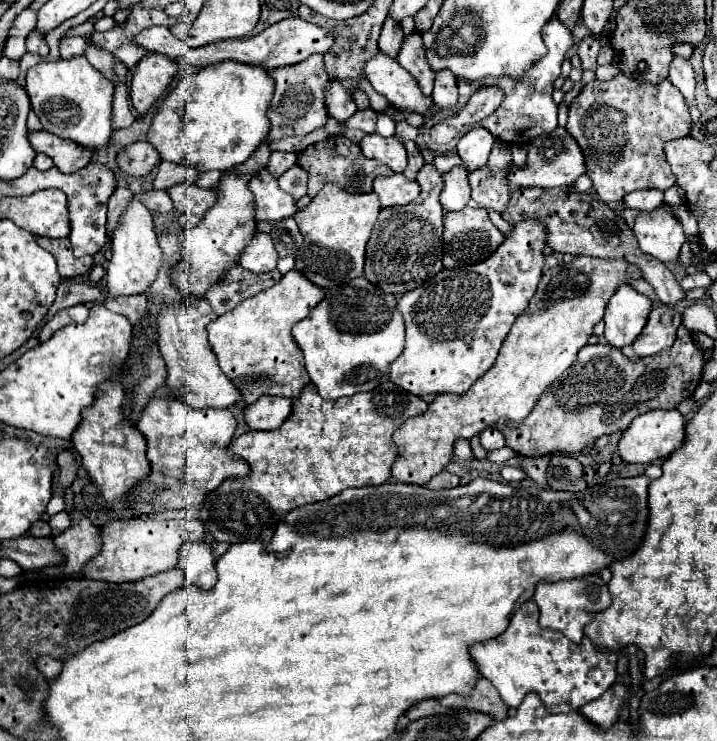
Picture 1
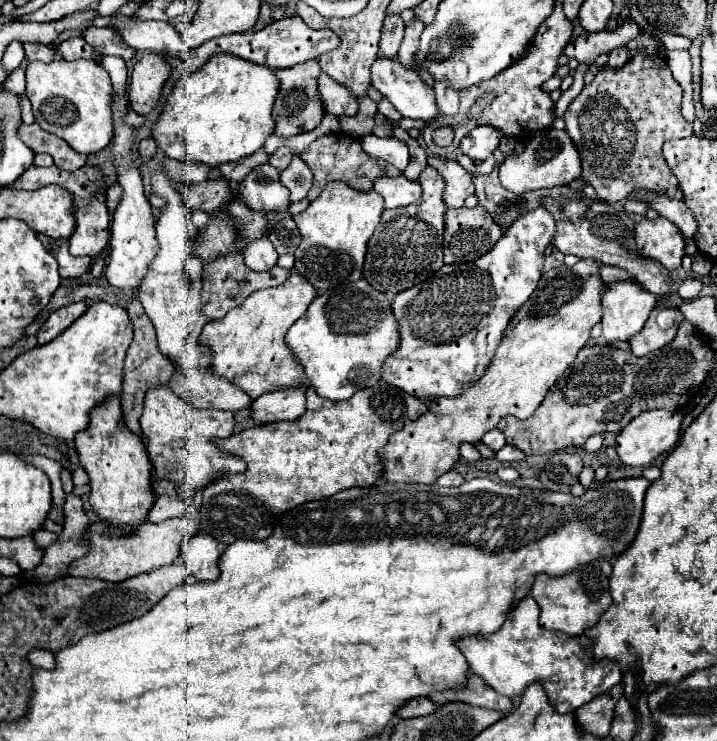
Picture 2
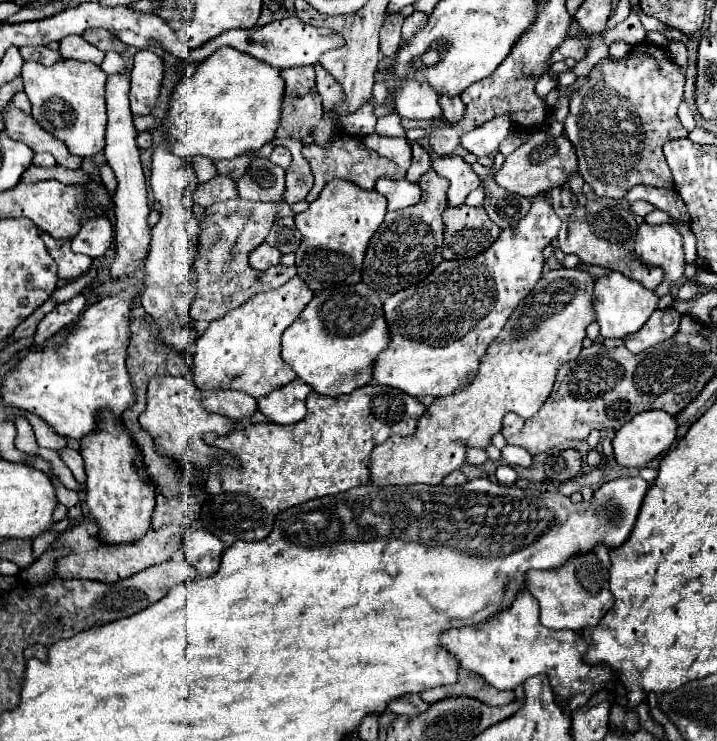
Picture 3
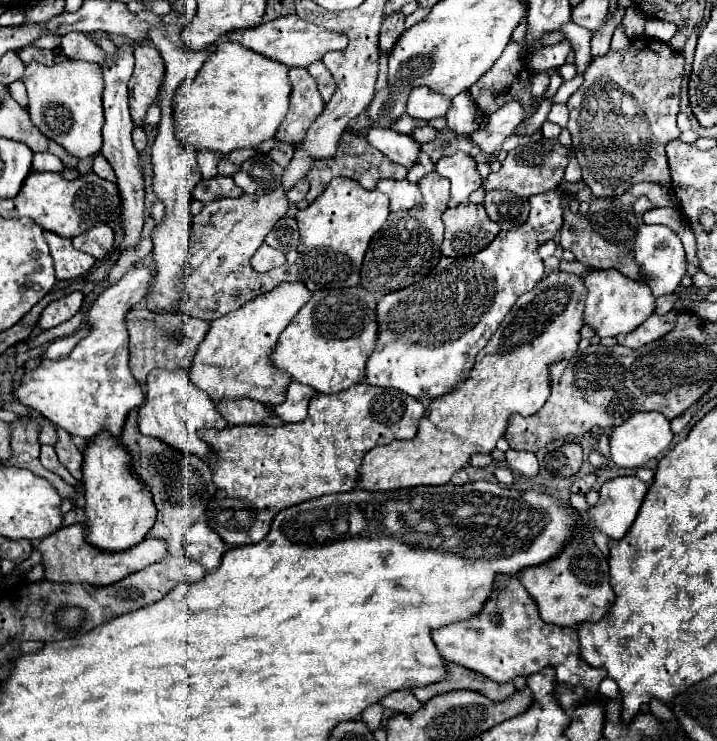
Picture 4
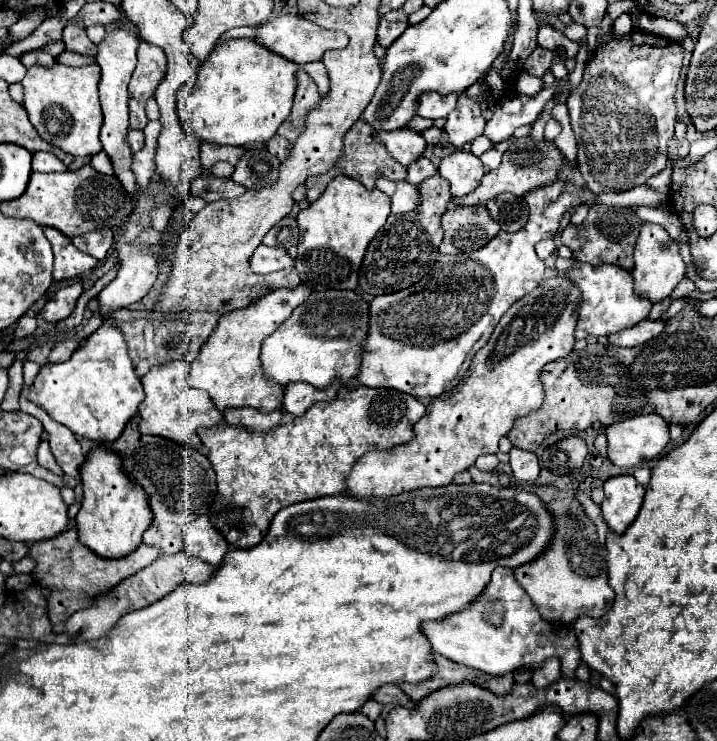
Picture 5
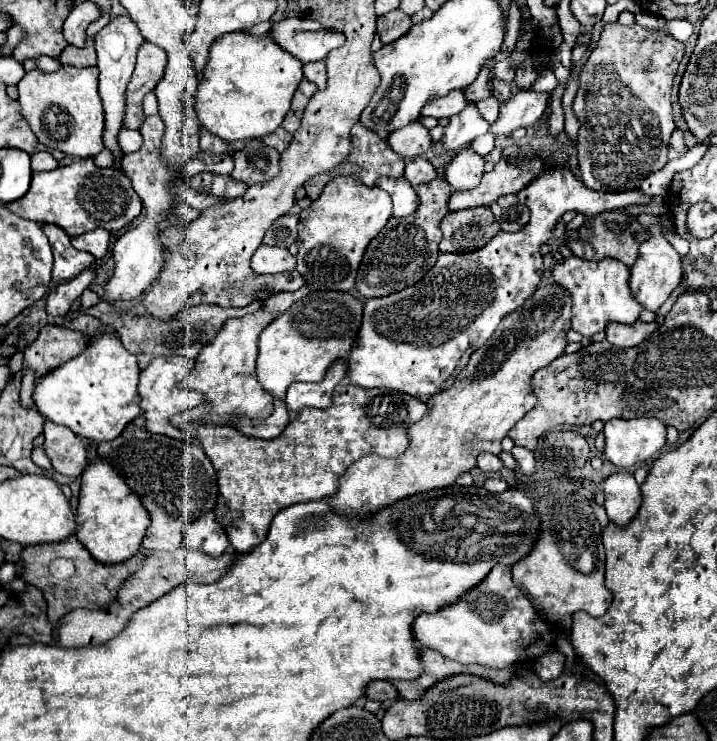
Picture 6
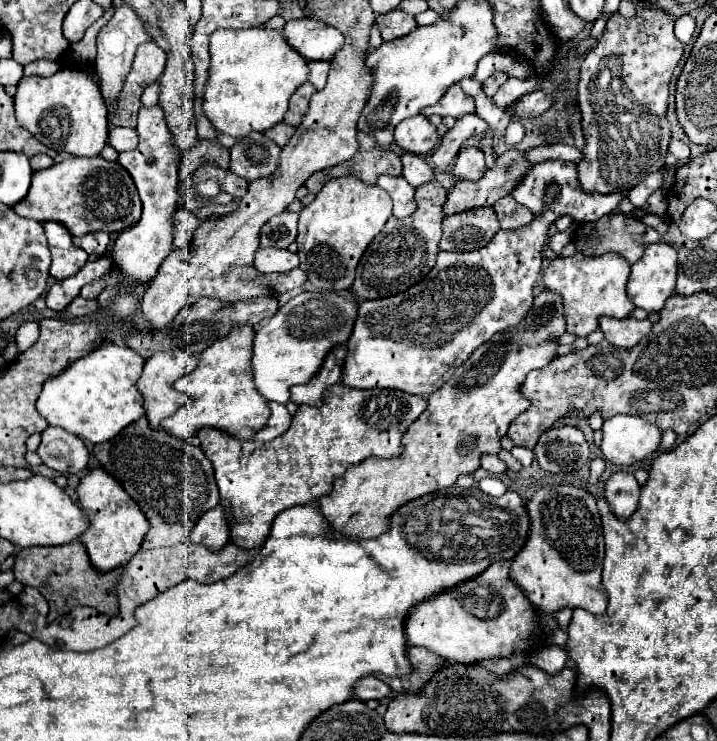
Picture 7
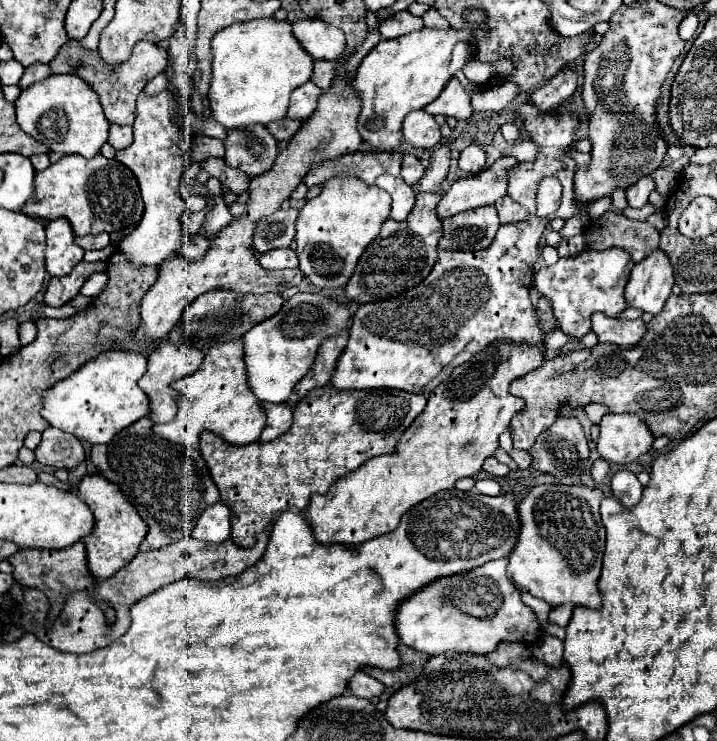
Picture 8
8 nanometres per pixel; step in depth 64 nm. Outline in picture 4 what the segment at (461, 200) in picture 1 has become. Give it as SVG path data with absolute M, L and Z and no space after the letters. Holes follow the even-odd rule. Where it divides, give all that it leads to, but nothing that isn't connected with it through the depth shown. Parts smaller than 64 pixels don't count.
M462 150L440 158L436 162L436 172L442 178L448 178L452 182L452 190L450 190L452 202L450 204L462 204L482 184L482 176L478 172L476 160Z

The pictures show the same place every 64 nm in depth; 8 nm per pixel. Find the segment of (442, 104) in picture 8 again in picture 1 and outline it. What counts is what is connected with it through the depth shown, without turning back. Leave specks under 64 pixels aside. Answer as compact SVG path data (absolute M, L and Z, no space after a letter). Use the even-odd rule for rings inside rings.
M378 52L372 60L368 60L364 72L374 90L386 96L394 108L430 116L430 110L434 106L432 98L422 94L416 78L410 76L394 58Z

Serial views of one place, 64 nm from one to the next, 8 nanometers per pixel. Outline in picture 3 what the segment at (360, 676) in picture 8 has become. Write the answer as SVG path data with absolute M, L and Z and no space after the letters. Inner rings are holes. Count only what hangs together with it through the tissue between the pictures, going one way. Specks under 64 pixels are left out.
M406 694L388 702L388 710L398 716L416 716L416 714L426 712L428 706L430 704L426 704L418 694Z

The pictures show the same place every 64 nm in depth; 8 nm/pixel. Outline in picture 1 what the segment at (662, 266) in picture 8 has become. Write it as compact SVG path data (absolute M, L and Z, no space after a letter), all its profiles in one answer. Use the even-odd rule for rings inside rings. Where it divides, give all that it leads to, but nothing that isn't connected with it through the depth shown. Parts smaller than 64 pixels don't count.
M656 208L652 212L642 212L634 224L634 236L644 254L662 260L664 264L676 264L680 248L686 242L680 222L666 212Z

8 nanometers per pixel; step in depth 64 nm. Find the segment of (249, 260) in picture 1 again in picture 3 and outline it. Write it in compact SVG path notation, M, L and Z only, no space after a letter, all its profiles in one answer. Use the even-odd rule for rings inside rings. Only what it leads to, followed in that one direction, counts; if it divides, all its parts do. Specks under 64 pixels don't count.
M262 242L252 254L250 254L250 266L254 270L268 270L276 264L280 264L280 252L272 248L268 242Z

